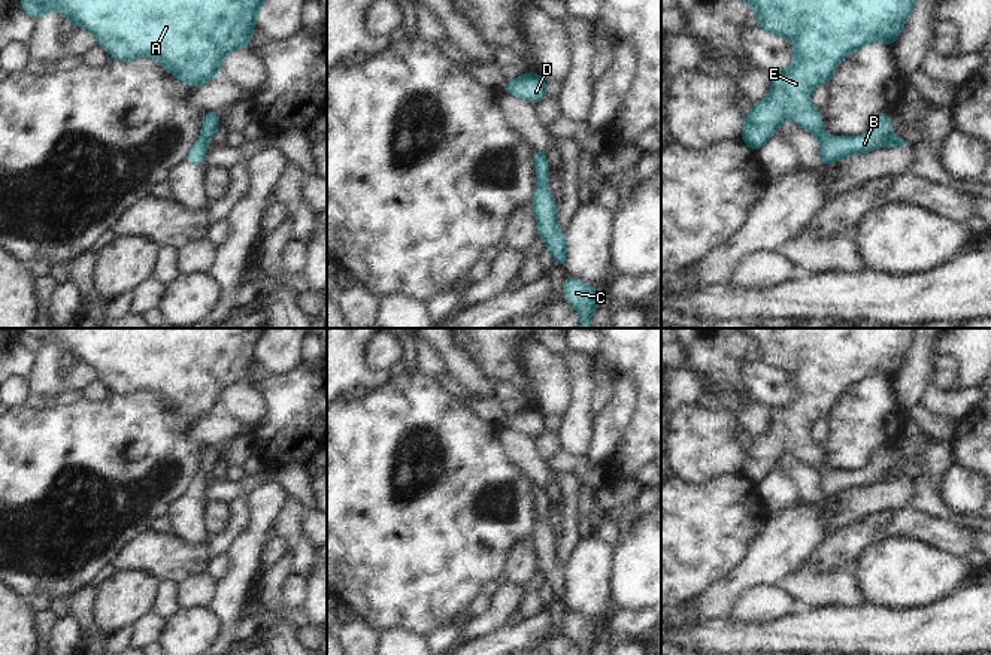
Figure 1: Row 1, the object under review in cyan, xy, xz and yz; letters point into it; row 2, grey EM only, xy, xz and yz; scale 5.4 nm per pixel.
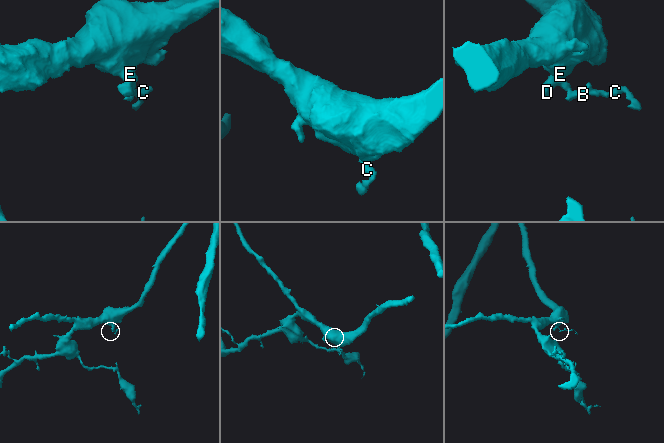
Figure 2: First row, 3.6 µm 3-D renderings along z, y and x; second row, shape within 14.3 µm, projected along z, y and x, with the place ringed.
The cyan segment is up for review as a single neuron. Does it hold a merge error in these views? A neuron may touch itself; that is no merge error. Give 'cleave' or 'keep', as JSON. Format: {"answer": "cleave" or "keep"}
{"answer": "keep"}

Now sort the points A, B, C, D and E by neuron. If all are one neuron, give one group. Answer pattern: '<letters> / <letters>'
A B C D E

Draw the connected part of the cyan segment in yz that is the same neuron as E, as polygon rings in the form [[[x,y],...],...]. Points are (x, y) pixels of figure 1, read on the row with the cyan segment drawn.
[[[743,0],[749,4],[758,18],[758,25],[776,36],[791,40],[795,54],[794,64],[785,70],[772,75],[772,91],[758,104],[752,106],[749,115],[743,118],[745,142],[752,151],[758,151],[773,134],[775,130],[788,118],[797,121],[812,136],[821,142],[819,152],[822,167],[836,160],[852,154],[869,154],[876,146],[901,148],[907,140],[895,137],[891,133],[891,118],[887,112],[878,112],[873,116],[870,128],[858,137],[833,137],[822,128],[821,112],[810,101],[810,93],[818,85],[827,85],[834,69],[852,52],[861,46],[881,40],[894,45],[903,30],[906,18],[912,13],[916,0]]]

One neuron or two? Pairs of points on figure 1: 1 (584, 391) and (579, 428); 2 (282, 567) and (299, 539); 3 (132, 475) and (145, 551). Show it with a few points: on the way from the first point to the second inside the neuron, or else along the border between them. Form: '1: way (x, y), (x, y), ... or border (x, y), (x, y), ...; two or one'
1: way (582, 400), (579, 420); one
2: border (291, 552), (294, 572); two
3: border (151, 530), (139, 534), (117, 557); two

